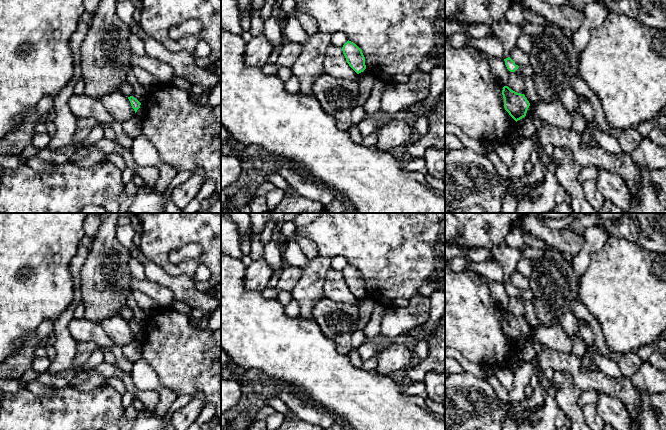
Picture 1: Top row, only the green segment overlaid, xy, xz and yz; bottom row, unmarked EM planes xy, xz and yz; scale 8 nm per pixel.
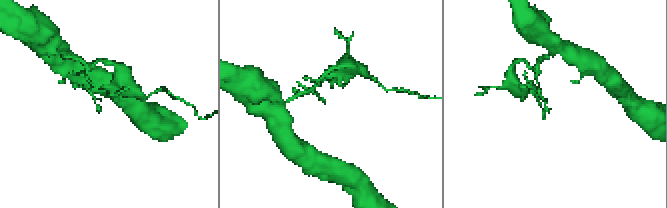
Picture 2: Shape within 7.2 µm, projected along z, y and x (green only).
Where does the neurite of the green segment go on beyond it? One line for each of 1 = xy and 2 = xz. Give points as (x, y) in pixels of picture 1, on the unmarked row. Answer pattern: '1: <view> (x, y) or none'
1: none
2: none

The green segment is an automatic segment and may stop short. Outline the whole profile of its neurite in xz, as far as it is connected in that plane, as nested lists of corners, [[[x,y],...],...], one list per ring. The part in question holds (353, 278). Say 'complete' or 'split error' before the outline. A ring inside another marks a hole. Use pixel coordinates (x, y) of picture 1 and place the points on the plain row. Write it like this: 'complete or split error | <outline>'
complete | [[[348,264],[343,269],[342,275],[347,287],[357,298],[366,293],[365,281],[362,274],[356,268]]]

